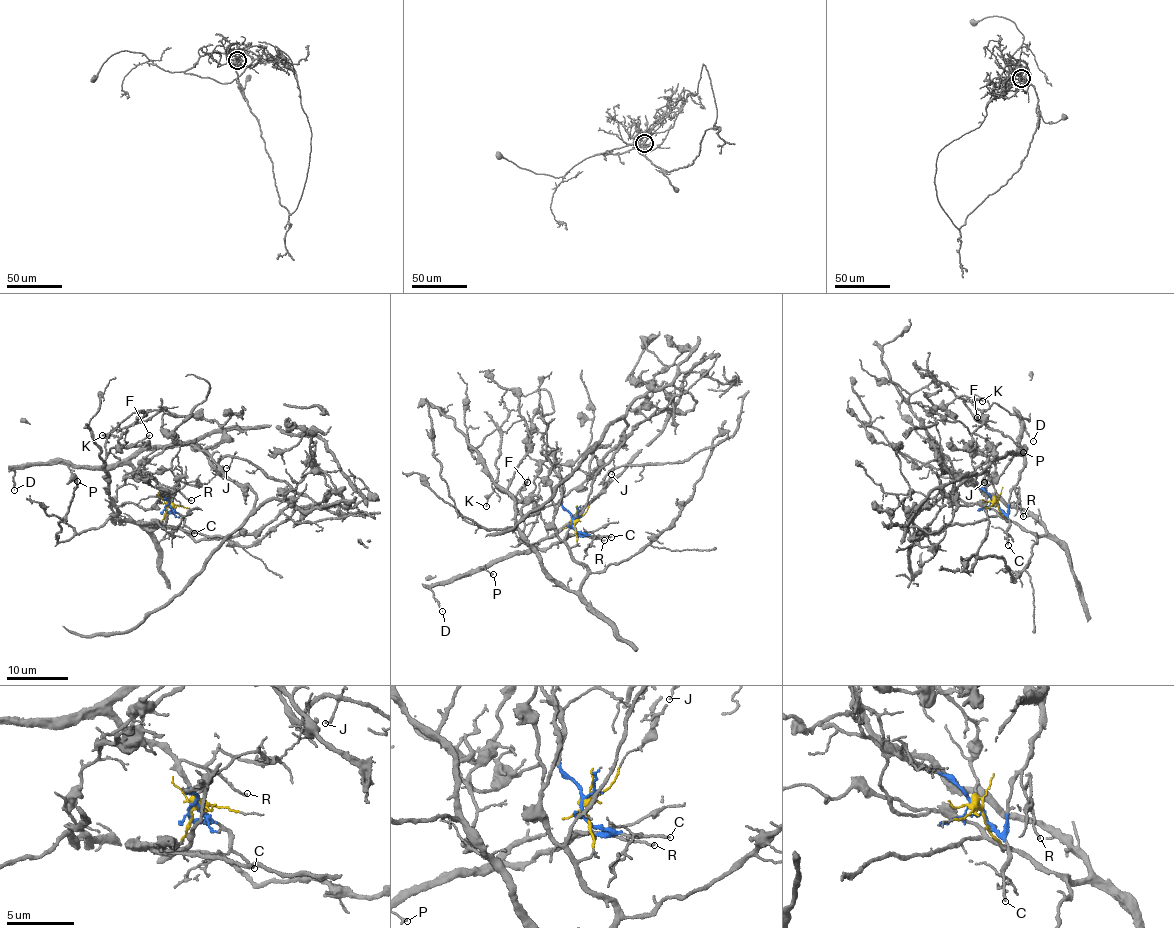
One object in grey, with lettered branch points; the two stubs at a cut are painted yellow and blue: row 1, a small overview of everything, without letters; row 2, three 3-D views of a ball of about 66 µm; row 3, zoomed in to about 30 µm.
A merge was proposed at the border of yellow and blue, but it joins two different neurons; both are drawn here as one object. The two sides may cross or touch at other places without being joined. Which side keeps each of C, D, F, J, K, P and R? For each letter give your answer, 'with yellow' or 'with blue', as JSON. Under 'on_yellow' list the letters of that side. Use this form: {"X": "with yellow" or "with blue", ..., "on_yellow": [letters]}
{"C": "with blue", "D": "with blue", "F": "with blue", "J": "with blue", "K": "with blue", "P": "with blue", "R": "with blue", "on_yellow": []}

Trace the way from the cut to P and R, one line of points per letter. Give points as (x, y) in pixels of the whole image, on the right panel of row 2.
P: (996, 502), (1007, 511), (1025, 455), (1017, 444), (1017, 437), (1023, 453)
R: (996, 502), (1007, 511), (1014, 486), (1024, 516)

